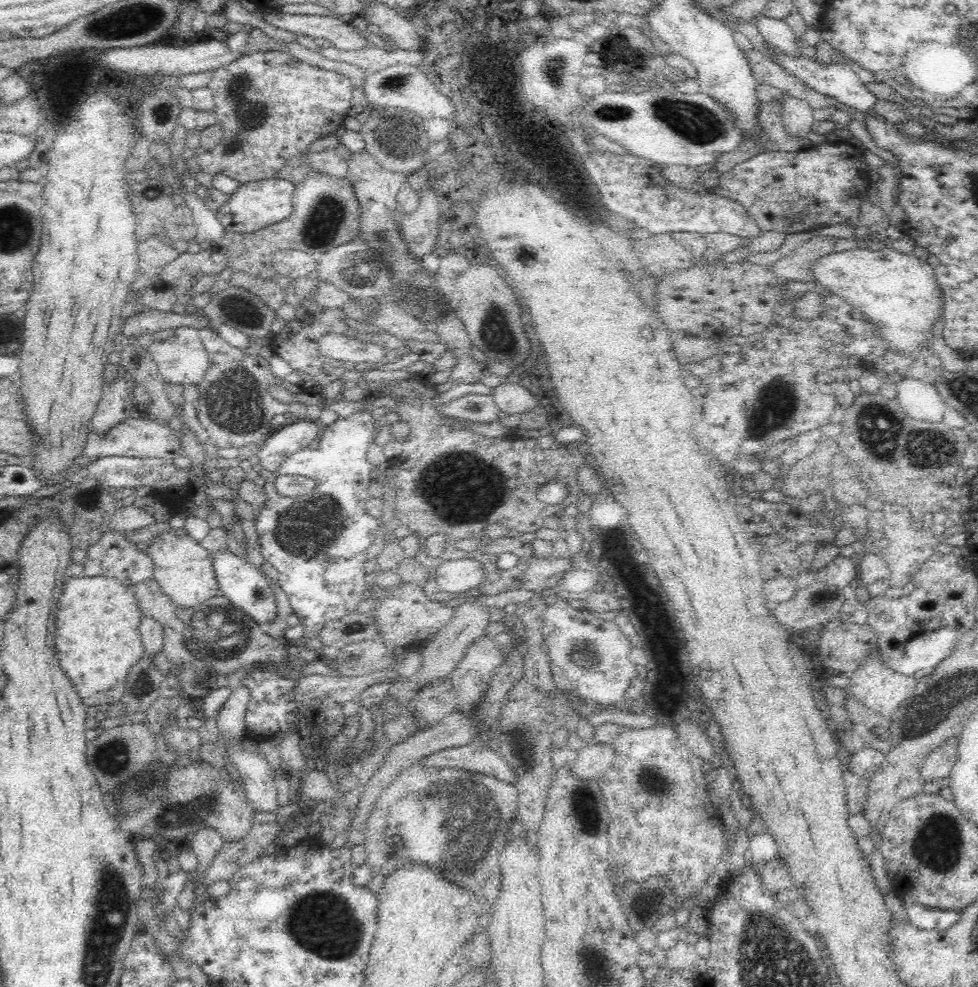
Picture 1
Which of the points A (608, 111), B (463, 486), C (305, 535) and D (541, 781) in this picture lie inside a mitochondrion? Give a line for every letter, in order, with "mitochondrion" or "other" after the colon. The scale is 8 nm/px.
A: mitochondrion
B: mitochondrion
C: mitochondrion
D: other

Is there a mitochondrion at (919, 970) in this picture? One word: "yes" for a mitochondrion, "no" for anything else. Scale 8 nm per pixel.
no

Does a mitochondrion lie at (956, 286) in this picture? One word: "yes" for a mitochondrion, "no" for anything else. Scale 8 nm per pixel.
no

